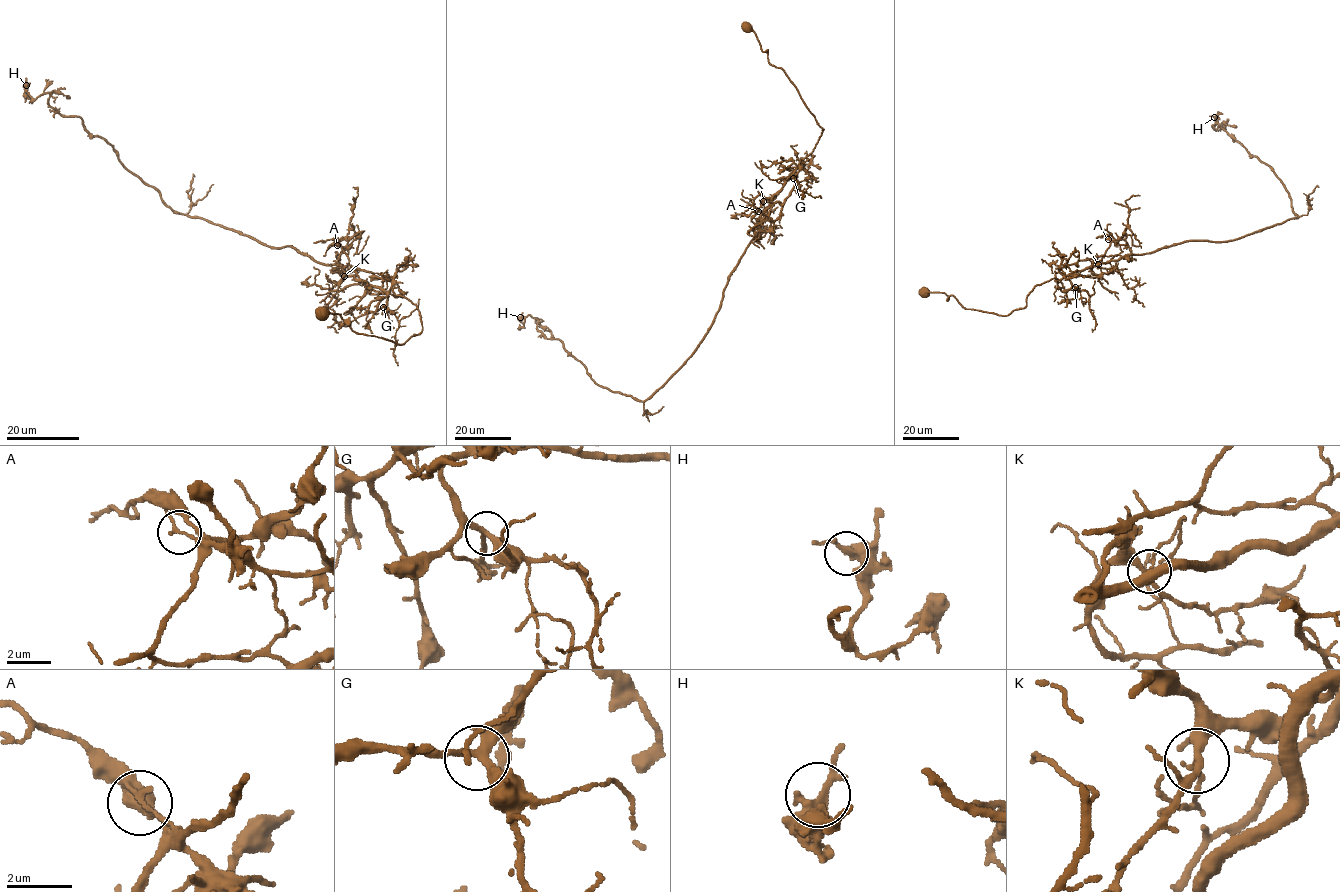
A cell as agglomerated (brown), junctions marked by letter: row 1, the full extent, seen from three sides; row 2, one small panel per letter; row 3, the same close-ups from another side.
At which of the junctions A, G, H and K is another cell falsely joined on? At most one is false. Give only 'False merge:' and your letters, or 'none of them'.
False merge: A

